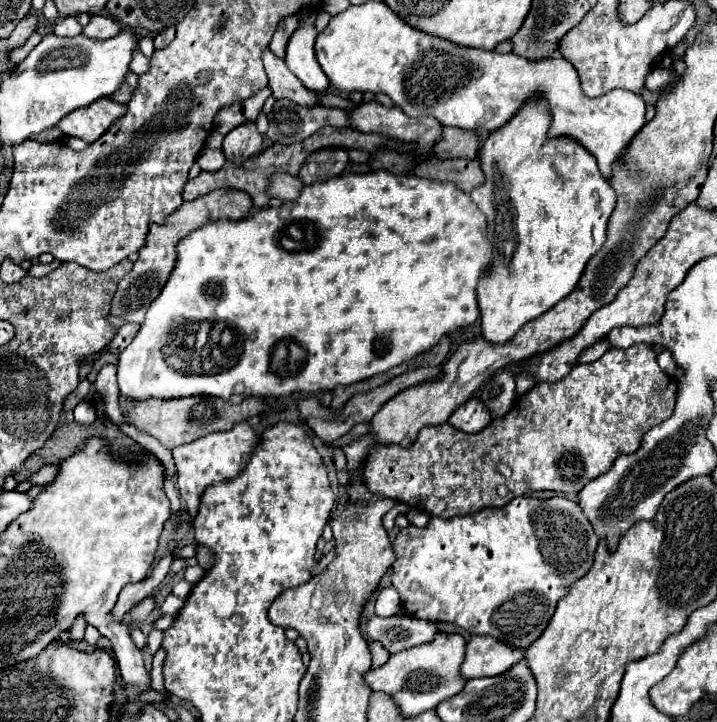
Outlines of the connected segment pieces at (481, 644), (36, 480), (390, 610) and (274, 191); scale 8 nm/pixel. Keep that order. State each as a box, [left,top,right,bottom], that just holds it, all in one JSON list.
[[460,637,524,679],[28,465,58,486],[376,587,400,617],[268,173,302,201]]

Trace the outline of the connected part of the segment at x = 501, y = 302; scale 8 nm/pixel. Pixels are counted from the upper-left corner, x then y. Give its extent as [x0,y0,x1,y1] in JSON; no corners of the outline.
[470,95,616,343]

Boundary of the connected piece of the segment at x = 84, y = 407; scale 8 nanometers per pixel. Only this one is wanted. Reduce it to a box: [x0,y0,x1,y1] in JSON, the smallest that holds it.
[74,401,96,425]

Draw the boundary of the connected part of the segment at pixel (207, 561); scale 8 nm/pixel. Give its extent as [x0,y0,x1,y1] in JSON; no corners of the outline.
[195,545,214,571]

